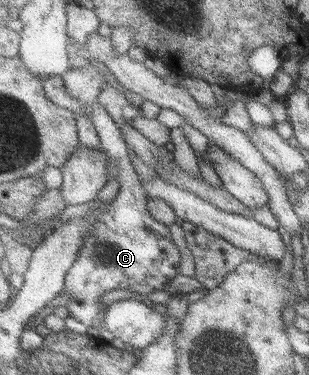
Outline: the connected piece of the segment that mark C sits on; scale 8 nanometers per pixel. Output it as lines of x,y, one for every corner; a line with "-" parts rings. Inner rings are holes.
98,102
92,104
90,119
99,136
101,149
117,169
120,190
110,201
107,212
95,225
91,236
85,237
77,261
68,272
65,291
73,298
67,307
70,316
87,327
100,328
107,310
107,306
100,302
103,293
110,289
128,289
138,294
162,289
178,275
180,251
172,241
168,226
152,217
148,207
150,197
130,161
129,145
121,126
114,123

